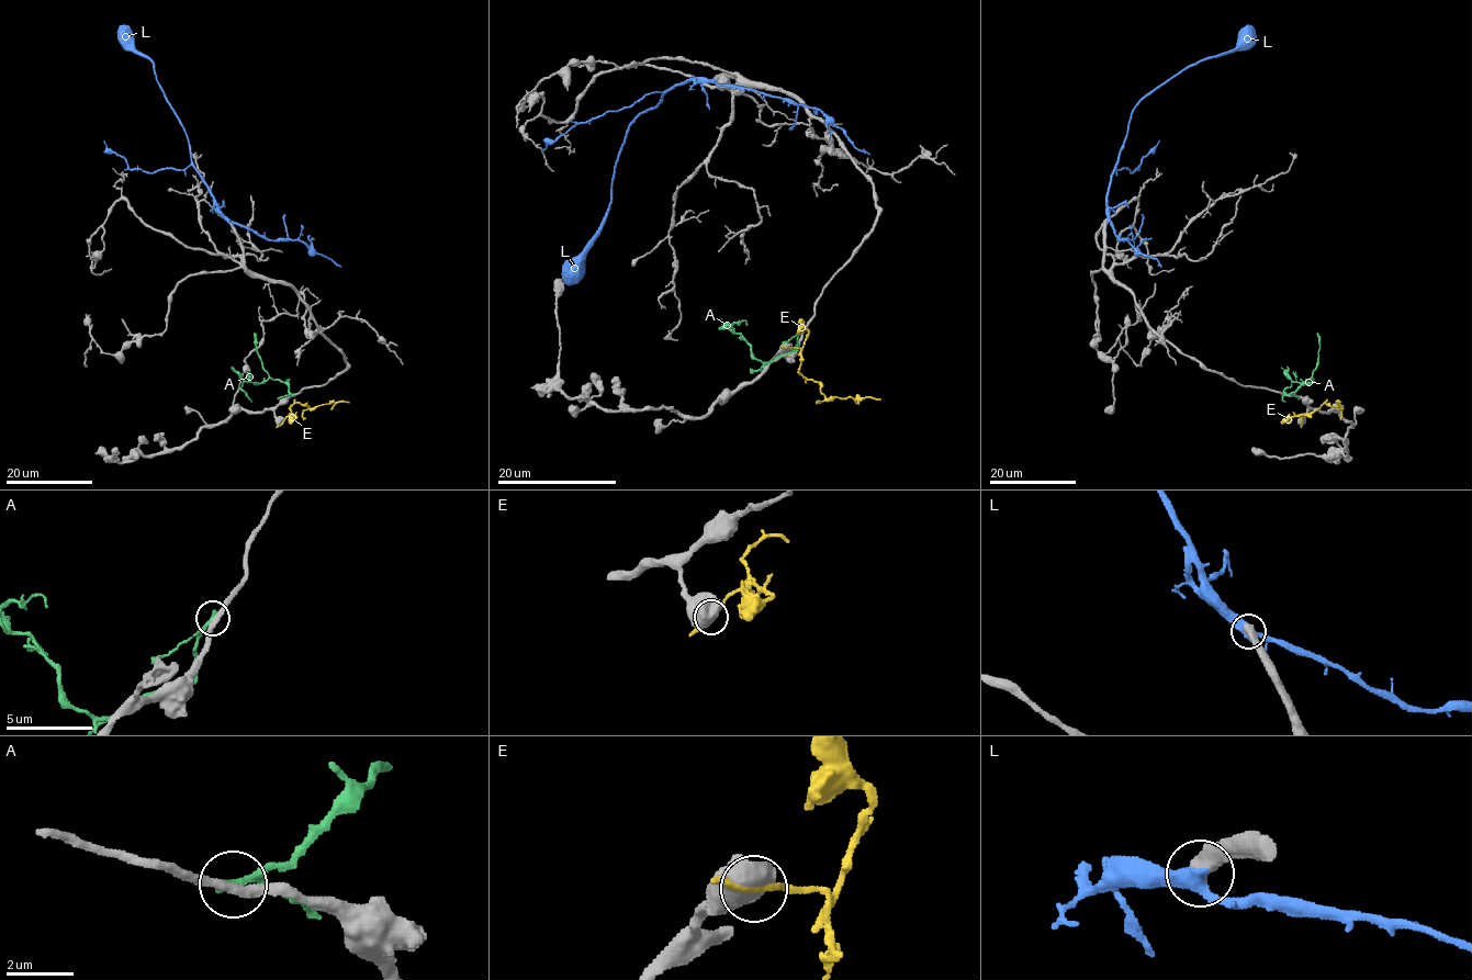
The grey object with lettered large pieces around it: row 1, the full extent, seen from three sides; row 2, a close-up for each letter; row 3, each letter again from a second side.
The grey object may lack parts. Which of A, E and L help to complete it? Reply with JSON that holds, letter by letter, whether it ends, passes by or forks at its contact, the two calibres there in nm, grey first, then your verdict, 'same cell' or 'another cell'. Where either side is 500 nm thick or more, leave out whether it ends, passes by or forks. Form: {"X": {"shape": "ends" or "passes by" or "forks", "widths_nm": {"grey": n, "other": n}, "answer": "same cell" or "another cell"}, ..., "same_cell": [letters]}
{"A": {"shape": "passes by", "widths_nm": {"grey": 300, "other": 180}, "answer": "another cell"}, "E": {"widths_nm": {"grey": 900, "other": 150}, "answer": "another cell"}, "L": {"widths_nm": {"grey": 550, "other": 440}, "answer": "same cell"}, "same_cell": ["L"]}

